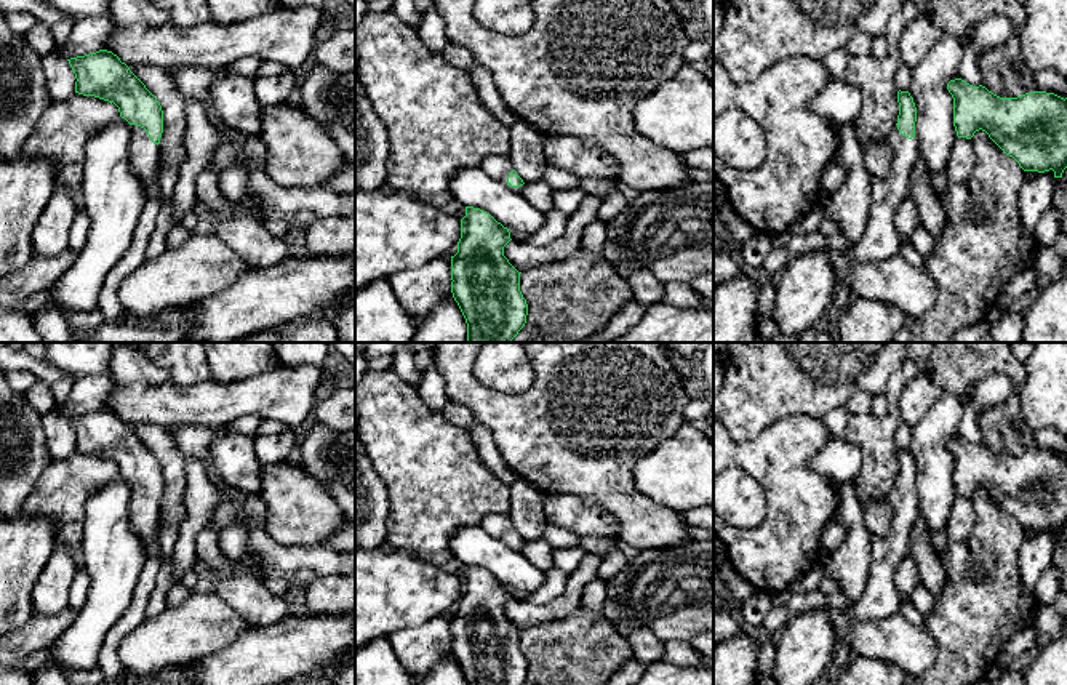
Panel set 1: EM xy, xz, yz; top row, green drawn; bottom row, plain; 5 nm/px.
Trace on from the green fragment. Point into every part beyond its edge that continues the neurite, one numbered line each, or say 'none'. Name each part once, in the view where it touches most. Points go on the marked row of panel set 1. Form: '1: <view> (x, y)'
1: xy (143, 152)

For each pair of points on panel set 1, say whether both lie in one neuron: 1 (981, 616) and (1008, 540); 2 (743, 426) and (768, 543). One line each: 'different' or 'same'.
1: same
2: different

